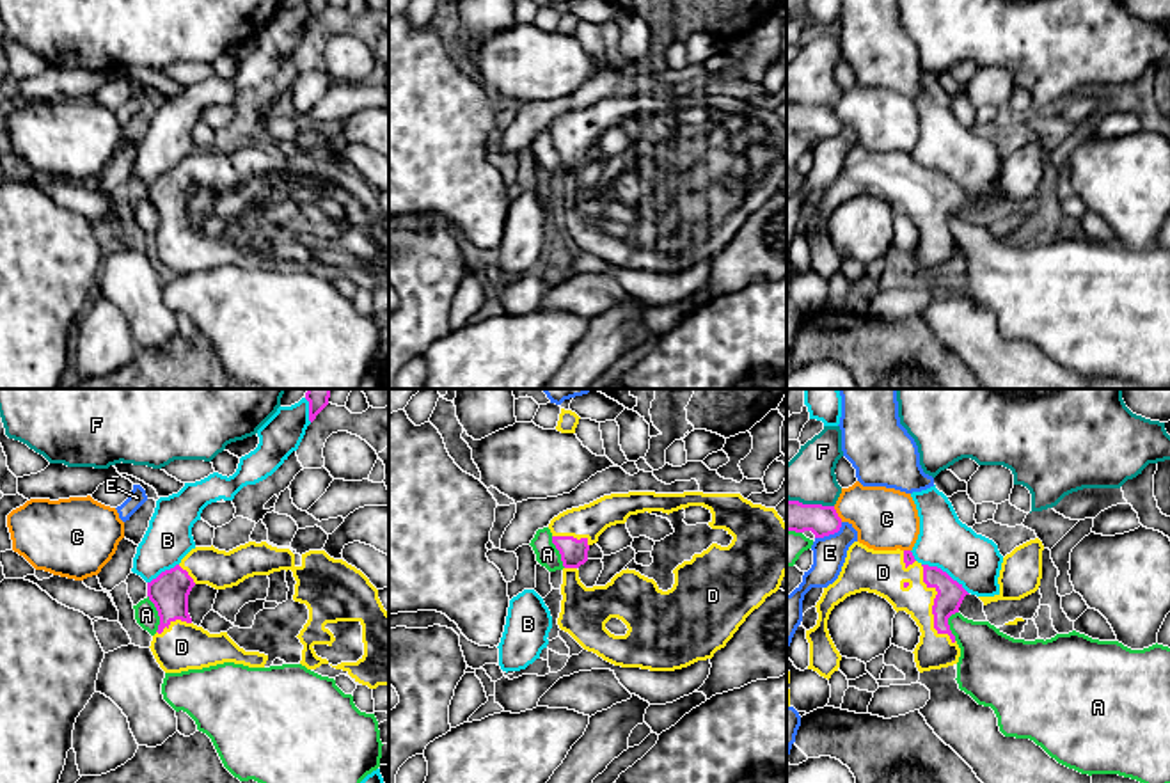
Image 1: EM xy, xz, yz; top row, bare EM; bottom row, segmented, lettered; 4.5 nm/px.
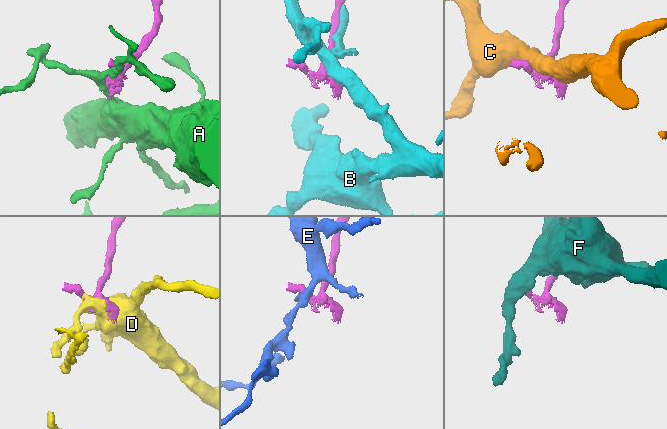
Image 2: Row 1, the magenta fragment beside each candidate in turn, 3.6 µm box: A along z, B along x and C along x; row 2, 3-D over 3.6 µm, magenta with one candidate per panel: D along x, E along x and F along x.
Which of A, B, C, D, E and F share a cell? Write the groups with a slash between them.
A / B / C / D / E / F

